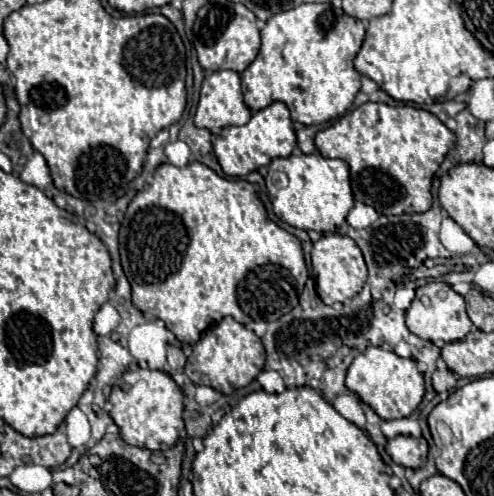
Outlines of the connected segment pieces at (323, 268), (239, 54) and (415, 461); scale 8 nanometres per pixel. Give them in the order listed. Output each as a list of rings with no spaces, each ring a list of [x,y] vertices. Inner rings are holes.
[[[322,234],[322,238],[318,242],[314,242],[312,272],[316,278],[318,296],[328,306],[332,306],[334,302],[344,302],[344,300],[356,296],[362,290],[366,276],[368,276],[362,252],[356,246],[356,242],[352,238],[340,236],[340,234]]]
[[[206,2],[198,10],[192,42],[198,54],[198,62],[206,72],[224,70],[224,68],[242,72],[256,58],[260,50],[260,32],[256,28],[256,16],[248,8],[234,2],[226,2],[226,4]]]
[[[396,436],[386,444],[388,456],[404,468],[420,468],[426,464],[428,456],[428,442],[424,438],[412,436]]]

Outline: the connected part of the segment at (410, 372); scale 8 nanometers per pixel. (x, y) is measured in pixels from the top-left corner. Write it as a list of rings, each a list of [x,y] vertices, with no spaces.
[[[368,346],[362,354],[354,358],[346,374],[346,388],[352,394],[358,394],[364,404],[368,404],[382,420],[396,420],[410,416],[424,396],[424,378],[416,368],[416,362],[410,358],[400,358],[394,352]]]

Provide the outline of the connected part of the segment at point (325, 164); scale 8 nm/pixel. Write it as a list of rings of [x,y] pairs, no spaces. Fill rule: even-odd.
[[[314,154],[274,158],[268,166],[268,174],[264,180],[266,180],[266,190],[272,202],[274,214],[282,222],[294,228],[316,230],[316,232],[336,232],[340,224],[346,220],[346,214],[354,204],[348,164],[344,160],[330,160]],[[276,172],[284,172],[288,176],[286,188],[276,186],[274,182]]]

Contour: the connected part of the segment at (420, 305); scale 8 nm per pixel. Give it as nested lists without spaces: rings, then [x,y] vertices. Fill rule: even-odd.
[[[430,282],[416,290],[416,298],[412,300],[412,306],[406,310],[406,326],[412,334],[430,342],[436,342],[436,340],[456,342],[456,340],[462,340],[470,332],[472,322],[466,314],[464,298],[460,294],[456,294],[444,282]]]

